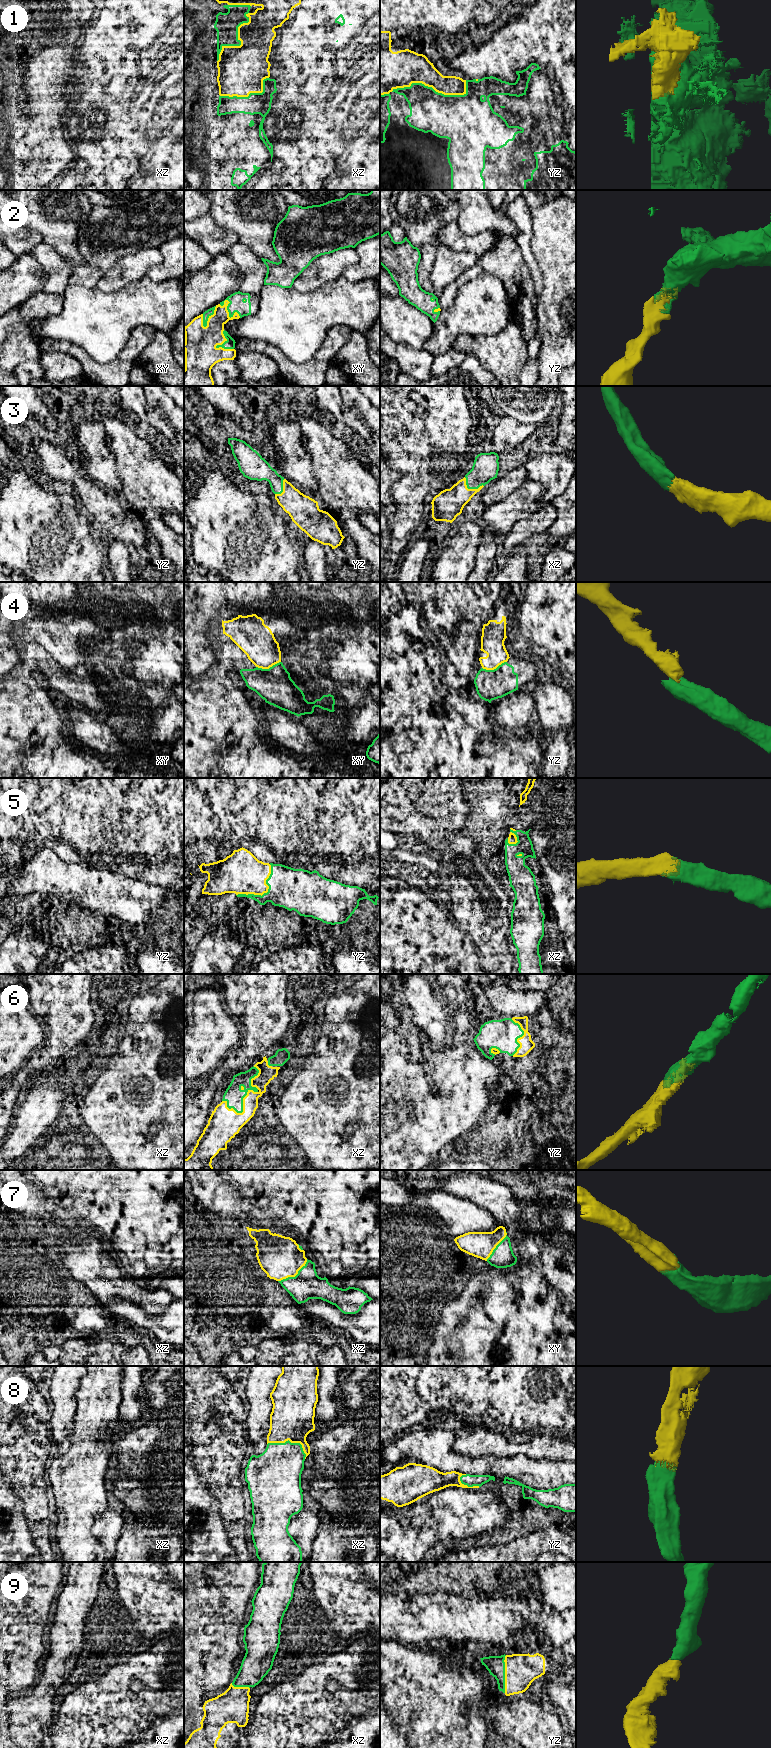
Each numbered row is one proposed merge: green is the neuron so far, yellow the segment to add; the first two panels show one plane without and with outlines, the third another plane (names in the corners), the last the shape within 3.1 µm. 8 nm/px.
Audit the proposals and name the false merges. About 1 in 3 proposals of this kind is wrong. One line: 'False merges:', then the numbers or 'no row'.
False merges: 1, 4

